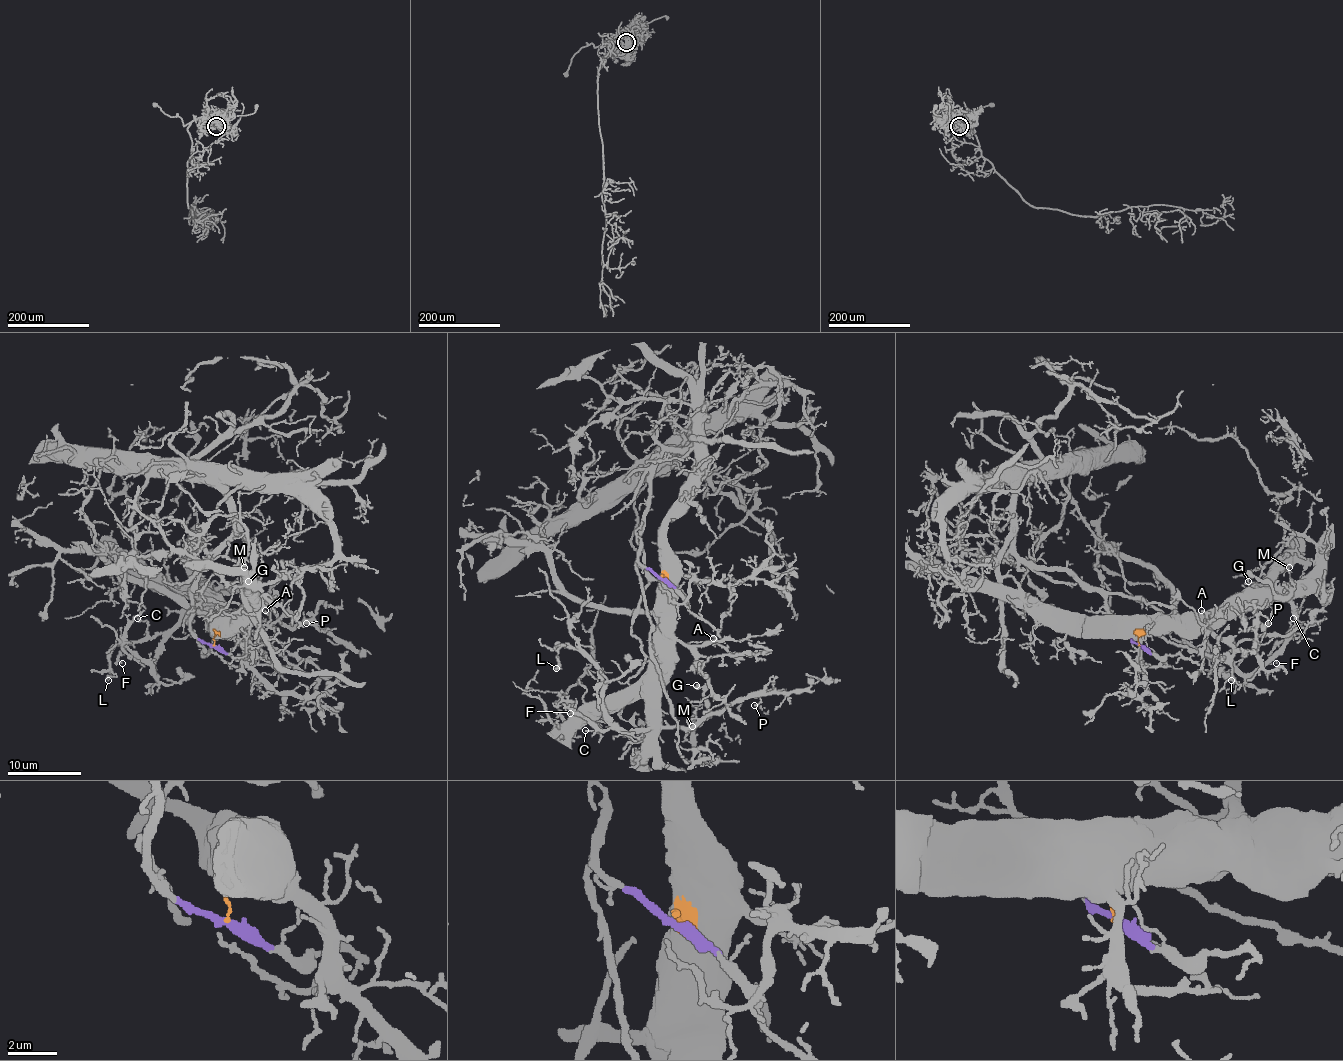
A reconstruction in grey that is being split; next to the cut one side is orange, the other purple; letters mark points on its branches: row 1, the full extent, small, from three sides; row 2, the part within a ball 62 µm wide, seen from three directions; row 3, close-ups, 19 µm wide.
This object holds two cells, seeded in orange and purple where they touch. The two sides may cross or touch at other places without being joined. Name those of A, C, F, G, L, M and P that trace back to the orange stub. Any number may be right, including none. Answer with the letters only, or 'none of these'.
A, C, F, G, L, M, P

